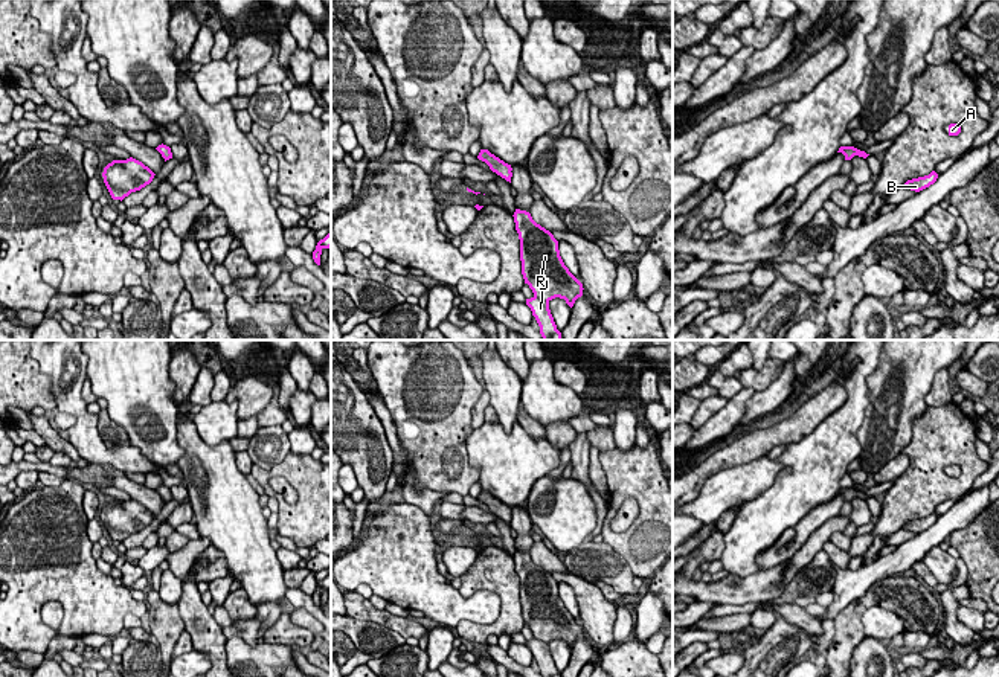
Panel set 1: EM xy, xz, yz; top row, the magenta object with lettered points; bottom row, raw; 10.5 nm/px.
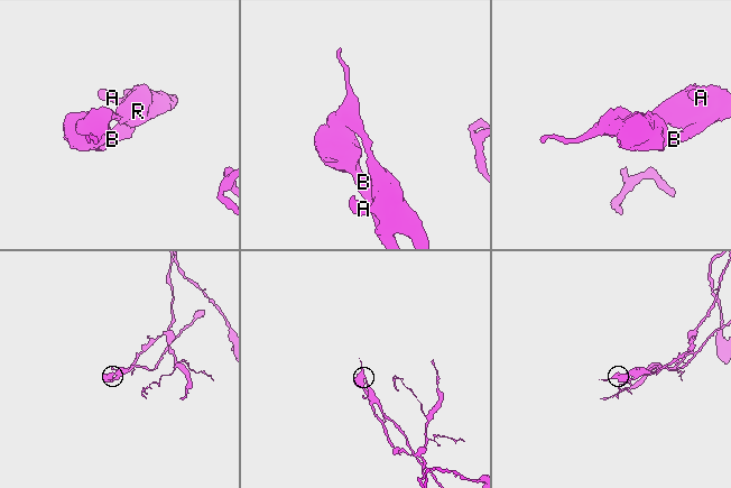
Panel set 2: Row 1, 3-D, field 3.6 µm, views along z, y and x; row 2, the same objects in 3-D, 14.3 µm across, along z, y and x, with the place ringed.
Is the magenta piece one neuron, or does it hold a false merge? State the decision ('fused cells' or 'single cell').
fused cells

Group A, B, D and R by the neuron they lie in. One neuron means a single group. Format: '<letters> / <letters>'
A R / B D

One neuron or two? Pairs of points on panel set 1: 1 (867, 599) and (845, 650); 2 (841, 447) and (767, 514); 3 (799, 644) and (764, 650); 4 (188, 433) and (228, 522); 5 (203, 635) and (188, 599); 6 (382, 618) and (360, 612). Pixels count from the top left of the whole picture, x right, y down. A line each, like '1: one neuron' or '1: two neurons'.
1: one neuron
2: one neuron
3: one neuron
4: one neuron
5: one neuron
6: one neuron

